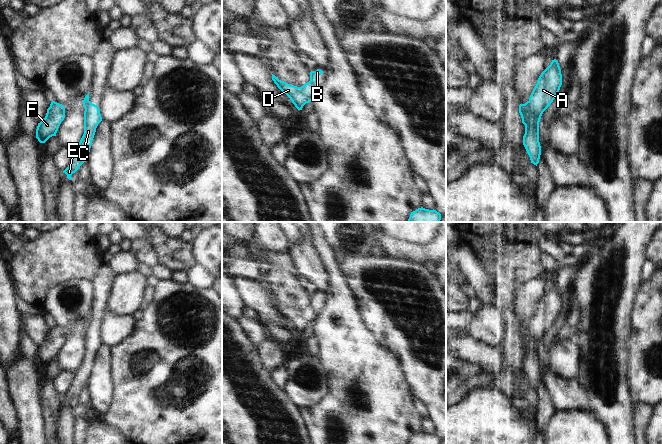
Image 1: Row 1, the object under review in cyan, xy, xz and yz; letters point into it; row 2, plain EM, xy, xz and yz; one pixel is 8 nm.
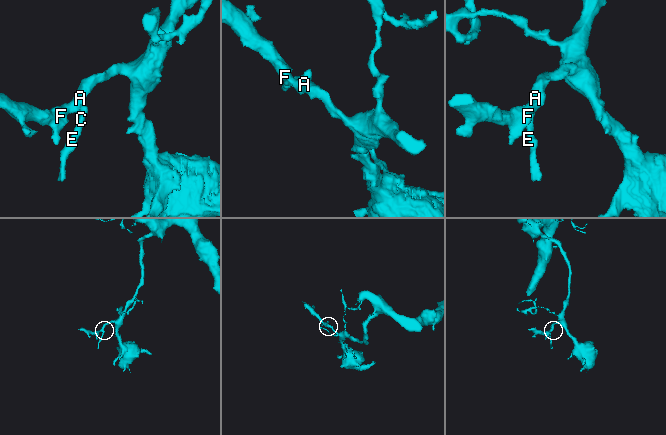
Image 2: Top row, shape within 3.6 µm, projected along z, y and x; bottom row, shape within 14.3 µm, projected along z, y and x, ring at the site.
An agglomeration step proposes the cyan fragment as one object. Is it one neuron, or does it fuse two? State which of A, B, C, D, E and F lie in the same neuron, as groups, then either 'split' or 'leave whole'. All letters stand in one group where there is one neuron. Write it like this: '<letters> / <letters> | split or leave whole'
A D F / B C E | split

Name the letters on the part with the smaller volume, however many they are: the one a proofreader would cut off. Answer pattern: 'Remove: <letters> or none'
Remove: B, C, E

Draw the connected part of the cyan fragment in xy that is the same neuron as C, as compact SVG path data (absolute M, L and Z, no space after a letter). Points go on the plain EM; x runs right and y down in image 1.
M88 326L84 335L84 358L74 373L74 379L68 391L63 395L69 404L72 404L71 399L87 384L90 376L91 368L96 356L98 348L102 345L99 331L91 326Z

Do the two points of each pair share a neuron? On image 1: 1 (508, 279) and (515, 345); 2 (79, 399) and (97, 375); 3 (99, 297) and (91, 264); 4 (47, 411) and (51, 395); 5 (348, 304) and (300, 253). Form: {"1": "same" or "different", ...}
{"1": "same", "2": "different", "3": "different", "4": "same", "5": "different"}

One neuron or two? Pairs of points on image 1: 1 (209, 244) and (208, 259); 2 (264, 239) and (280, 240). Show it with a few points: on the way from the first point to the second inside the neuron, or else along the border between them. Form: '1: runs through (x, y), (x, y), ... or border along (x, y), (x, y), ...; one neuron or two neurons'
1: runs through (209, 248), (209, 255); one neuron
2: runs through (268, 239), (276, 240); one neuron

